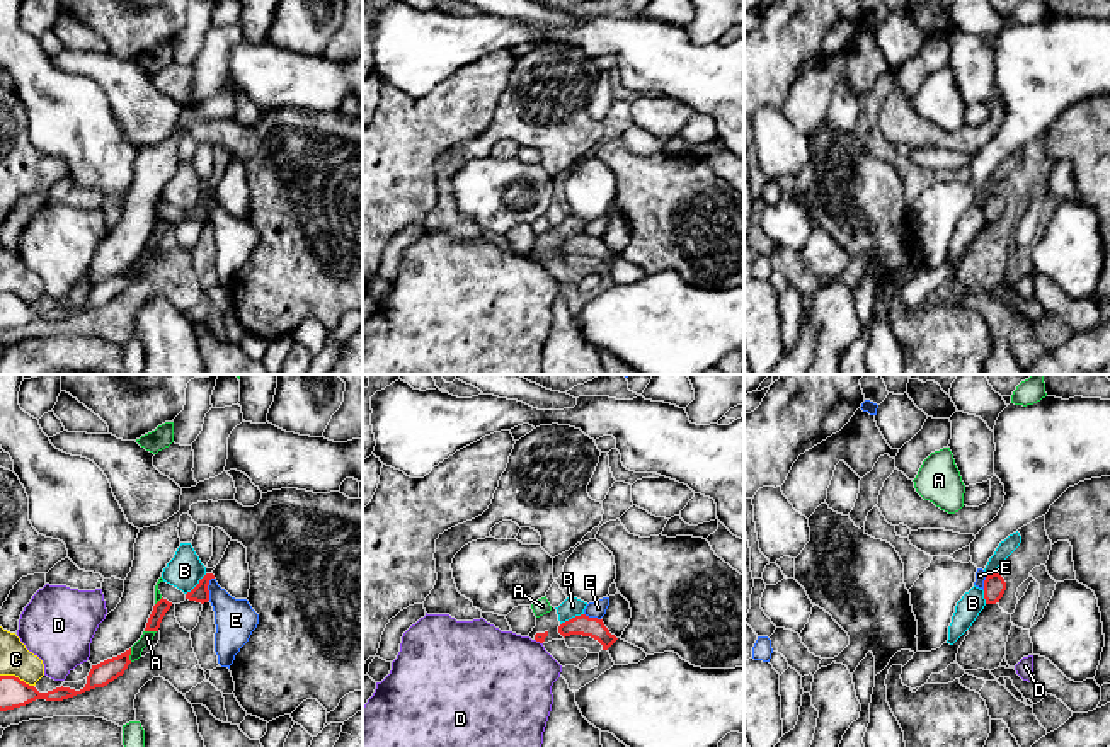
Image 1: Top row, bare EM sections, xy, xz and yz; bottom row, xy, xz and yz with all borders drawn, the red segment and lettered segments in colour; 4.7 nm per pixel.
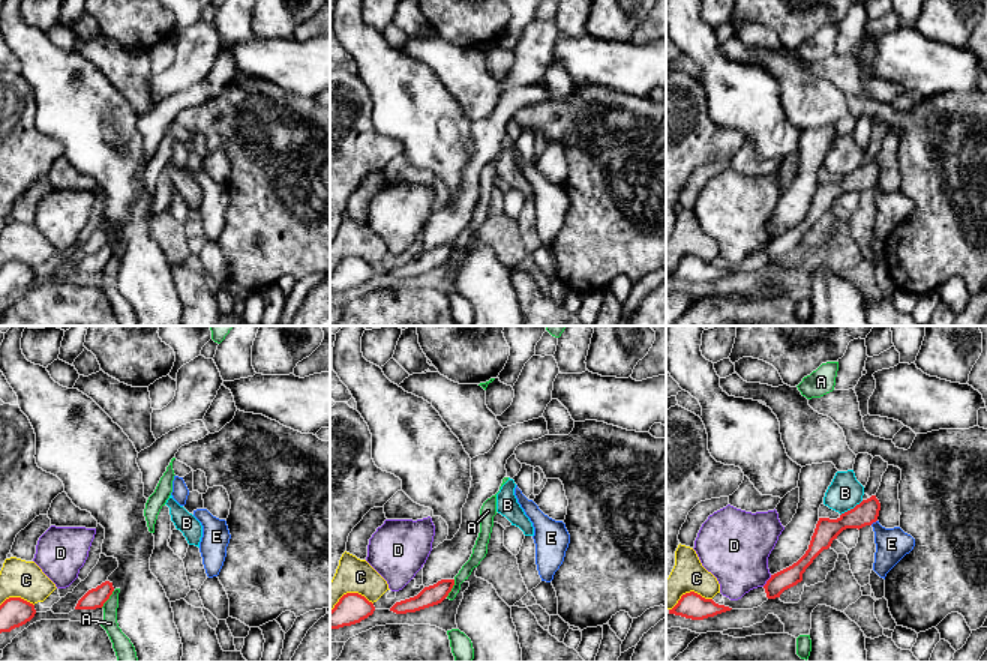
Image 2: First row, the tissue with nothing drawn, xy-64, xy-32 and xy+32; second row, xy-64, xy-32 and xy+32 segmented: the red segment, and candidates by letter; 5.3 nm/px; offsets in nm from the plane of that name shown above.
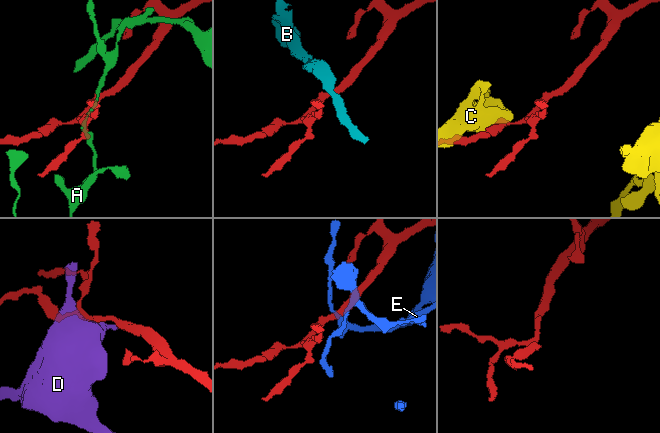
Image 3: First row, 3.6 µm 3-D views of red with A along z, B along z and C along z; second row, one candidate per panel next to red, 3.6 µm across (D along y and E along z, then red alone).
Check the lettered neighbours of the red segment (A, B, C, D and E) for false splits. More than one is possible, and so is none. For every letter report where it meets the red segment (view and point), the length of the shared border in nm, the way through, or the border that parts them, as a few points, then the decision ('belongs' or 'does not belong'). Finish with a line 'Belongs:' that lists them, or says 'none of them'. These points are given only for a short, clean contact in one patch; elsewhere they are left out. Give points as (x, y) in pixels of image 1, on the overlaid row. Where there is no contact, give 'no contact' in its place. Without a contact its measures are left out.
A: xy (130, 654) | 60 nm | along xy (131, 649), (130, 661) | does not belong
B: xz (572, 618) | 130 nm | along xz (583, 613), (560, 625) | does not belong
C: xy (17, 678) | 170 nm | does not belong
D: xz (538, 640) | 50 nm | does not belong
E: xy (206, 589) | 110 nm | does not belong
Belongs: none of them

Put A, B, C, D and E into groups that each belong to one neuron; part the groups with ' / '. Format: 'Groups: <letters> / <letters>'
Groups: A / B / C / D / E

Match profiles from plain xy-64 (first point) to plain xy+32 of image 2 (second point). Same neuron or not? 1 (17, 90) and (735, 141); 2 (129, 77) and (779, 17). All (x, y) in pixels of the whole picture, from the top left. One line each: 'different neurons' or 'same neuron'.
1: same neuron
2: different neurons

